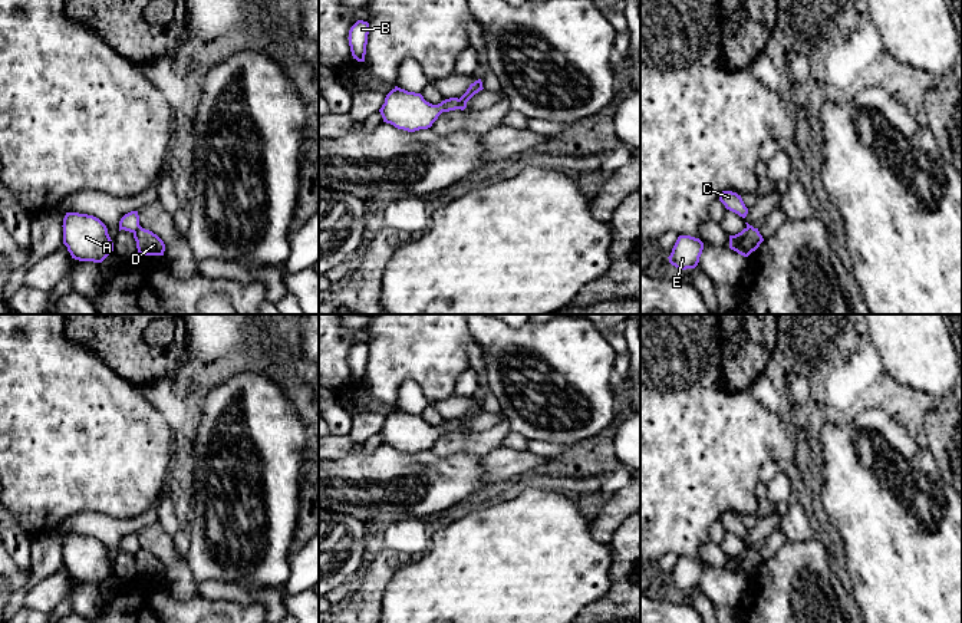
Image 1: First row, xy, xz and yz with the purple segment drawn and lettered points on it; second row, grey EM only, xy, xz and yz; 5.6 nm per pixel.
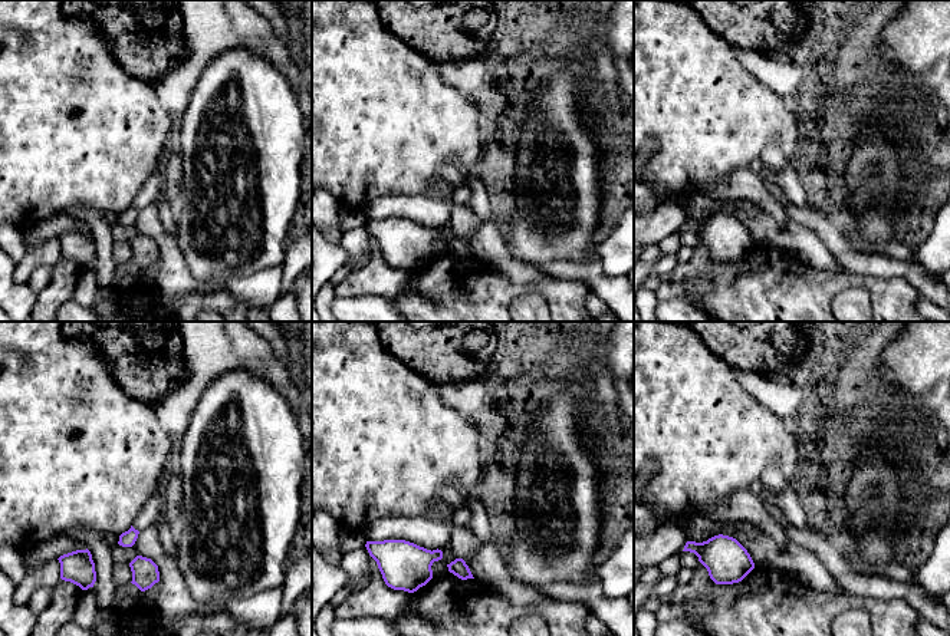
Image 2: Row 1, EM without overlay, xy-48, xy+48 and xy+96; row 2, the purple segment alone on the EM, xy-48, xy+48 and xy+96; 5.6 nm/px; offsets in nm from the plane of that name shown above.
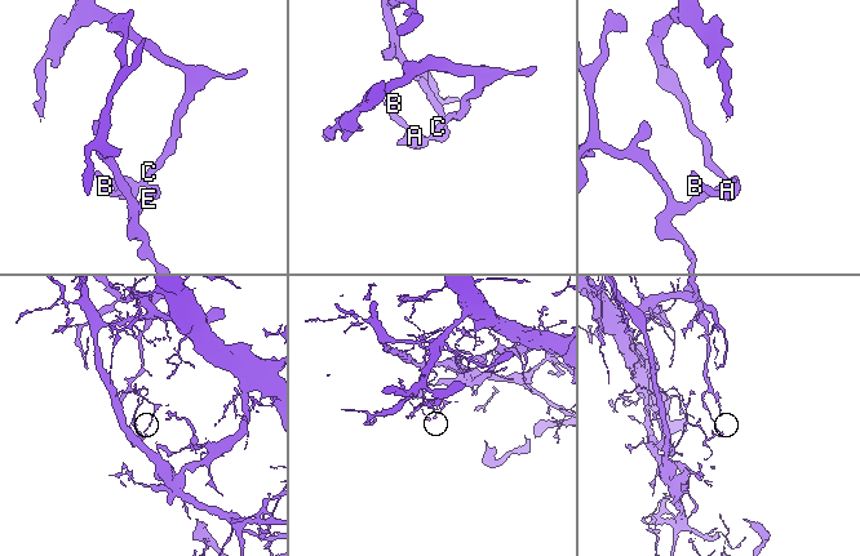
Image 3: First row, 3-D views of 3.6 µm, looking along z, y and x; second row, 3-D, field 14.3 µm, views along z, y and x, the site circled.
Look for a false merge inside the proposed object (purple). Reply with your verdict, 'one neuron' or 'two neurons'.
two neurons

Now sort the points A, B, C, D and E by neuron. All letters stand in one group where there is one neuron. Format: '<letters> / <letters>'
A B C / D E

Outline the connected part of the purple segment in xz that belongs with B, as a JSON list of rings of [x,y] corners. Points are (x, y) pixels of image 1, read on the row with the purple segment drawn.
[[[358,20],[349,30],[349,46],[353,59],[358,62],[365,62],[366,44],[369,34],[369,23]]]

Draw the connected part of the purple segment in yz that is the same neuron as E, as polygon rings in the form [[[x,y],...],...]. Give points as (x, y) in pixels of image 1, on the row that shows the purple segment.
[[[679,235],[669,258],[669,263],[676,268],[695,268],[704,250],[704,243],[691,235]]]

